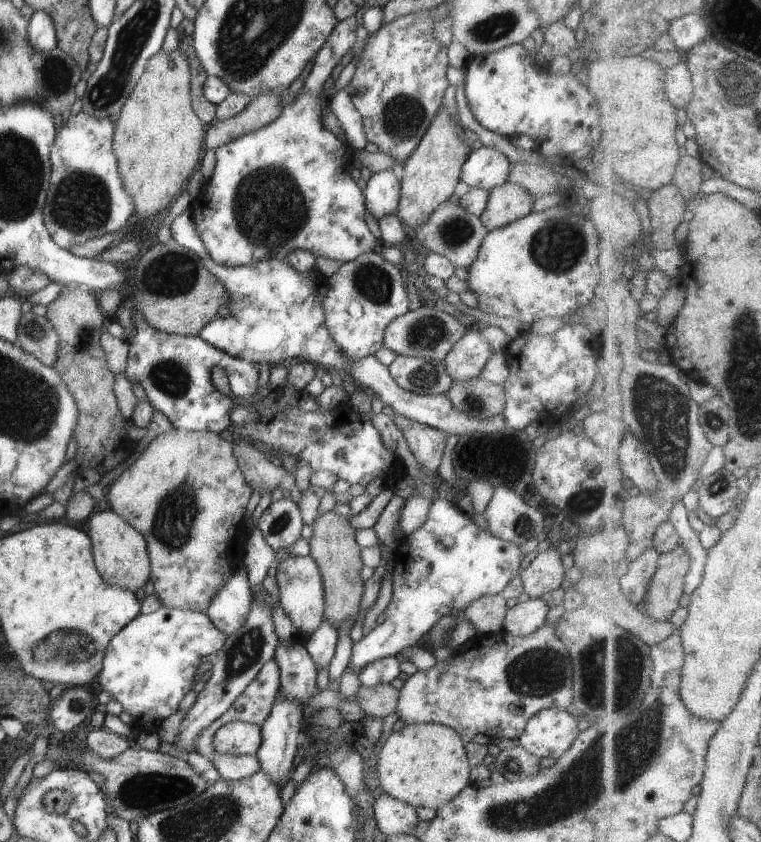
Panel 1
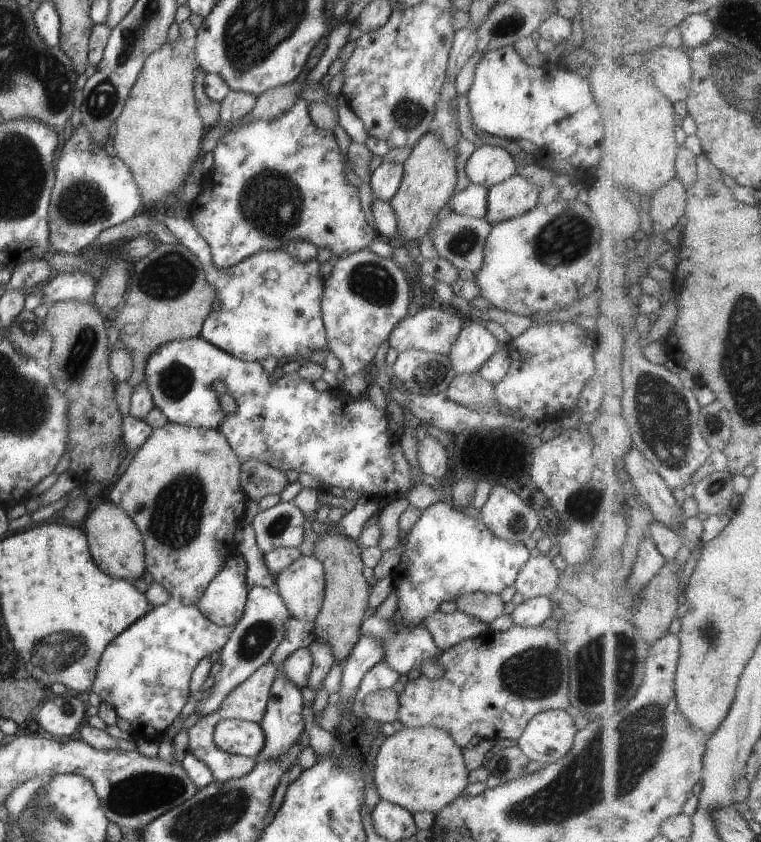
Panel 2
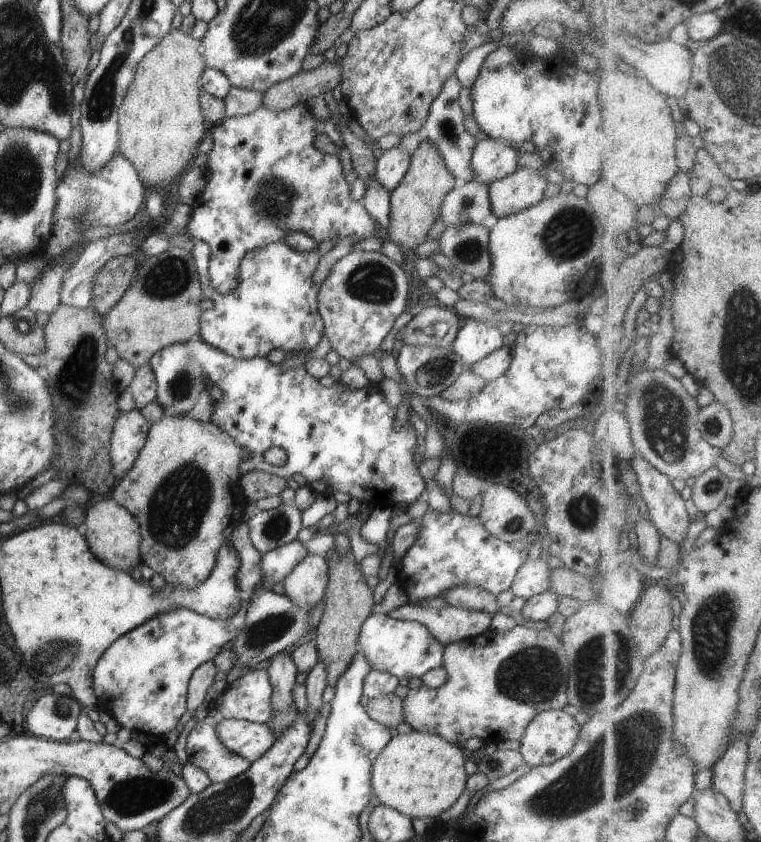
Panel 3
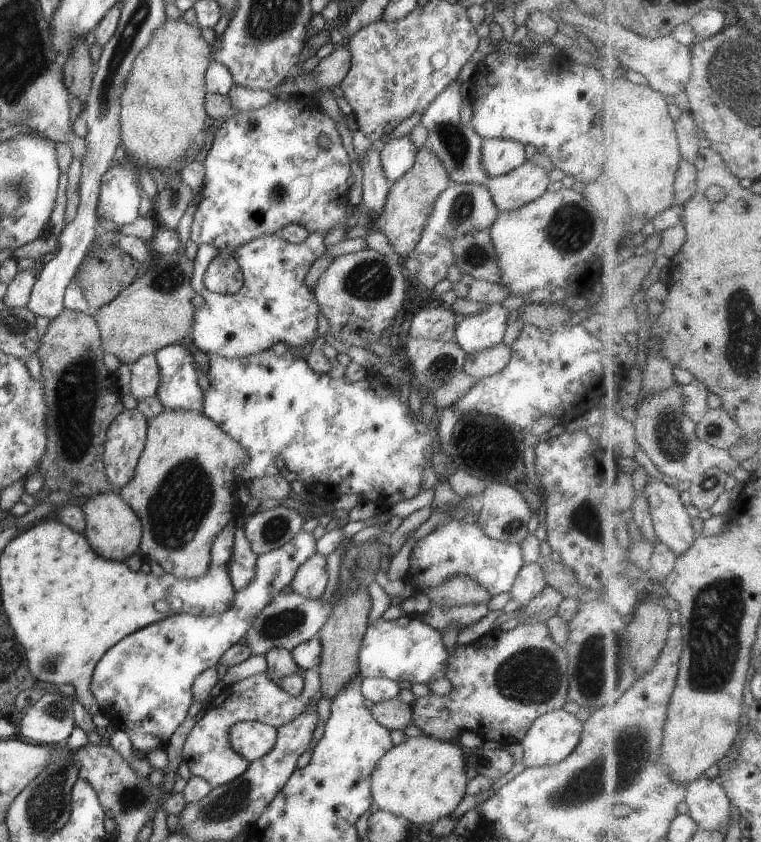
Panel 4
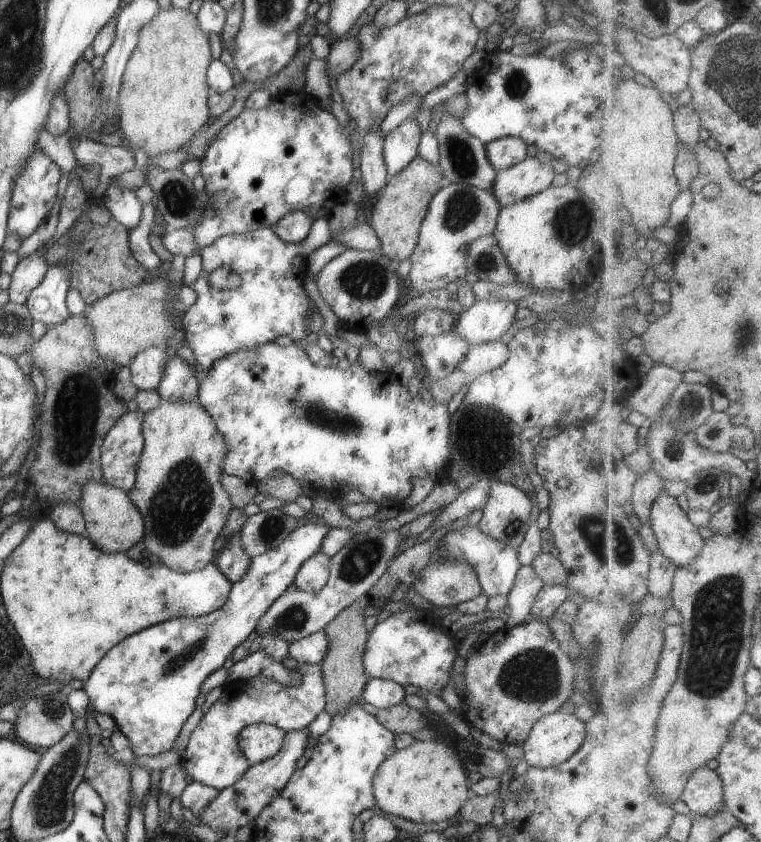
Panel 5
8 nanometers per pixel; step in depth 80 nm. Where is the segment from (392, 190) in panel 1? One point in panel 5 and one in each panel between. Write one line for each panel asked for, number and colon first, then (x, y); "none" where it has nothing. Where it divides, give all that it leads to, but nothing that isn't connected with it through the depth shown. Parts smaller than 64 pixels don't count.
2: (383, 181)
3: (389, 169)
4: (397, 156)
5: (399, 147)

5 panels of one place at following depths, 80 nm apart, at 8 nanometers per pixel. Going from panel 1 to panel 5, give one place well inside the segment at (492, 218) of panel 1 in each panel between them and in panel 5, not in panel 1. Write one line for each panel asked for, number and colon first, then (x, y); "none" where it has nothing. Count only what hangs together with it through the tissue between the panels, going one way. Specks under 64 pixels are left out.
2: (514, 196)
3: (523, 187)
4: (526, 182)
5: (529, 176)

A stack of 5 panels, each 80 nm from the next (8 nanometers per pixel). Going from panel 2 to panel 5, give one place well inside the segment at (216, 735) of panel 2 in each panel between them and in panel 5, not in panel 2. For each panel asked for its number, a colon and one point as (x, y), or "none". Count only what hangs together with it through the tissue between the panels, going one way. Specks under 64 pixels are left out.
3: (248, 739)
4: (252, 739)
5: (258, 741)

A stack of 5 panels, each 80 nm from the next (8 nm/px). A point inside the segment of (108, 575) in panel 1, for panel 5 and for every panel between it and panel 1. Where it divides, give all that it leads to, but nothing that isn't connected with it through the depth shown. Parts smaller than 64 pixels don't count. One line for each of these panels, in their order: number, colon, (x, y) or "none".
2: (116, 545)
3: (112, 534)
4: (113, 531)
5: (113, 524)

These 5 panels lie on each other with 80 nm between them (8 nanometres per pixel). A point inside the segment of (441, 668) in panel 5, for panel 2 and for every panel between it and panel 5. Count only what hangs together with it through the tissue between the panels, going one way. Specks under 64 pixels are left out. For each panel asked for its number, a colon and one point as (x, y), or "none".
2: (405, 647)
3: (404, 649)
4: (406, 649)

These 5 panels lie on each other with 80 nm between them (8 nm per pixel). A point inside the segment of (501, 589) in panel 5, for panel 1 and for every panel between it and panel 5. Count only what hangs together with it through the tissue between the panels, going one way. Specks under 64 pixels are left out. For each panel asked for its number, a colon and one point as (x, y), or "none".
1: (448, 562)
2: (446, 553)
3: (450, 549)
4: (455, 548)

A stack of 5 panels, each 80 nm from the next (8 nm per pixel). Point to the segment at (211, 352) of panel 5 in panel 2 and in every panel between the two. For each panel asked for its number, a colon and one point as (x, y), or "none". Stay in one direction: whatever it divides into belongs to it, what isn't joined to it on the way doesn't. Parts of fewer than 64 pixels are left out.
2: (269, 303)
3: (274, 304)
4: (273, 304)

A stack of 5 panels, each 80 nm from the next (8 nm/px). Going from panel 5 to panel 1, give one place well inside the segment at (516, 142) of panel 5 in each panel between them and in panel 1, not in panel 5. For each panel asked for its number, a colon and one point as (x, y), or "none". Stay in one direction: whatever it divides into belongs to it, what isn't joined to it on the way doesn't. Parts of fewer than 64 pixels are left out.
1: (484, 168)
2: (487, 165)
3: (490, 160)
4: (497, 156)

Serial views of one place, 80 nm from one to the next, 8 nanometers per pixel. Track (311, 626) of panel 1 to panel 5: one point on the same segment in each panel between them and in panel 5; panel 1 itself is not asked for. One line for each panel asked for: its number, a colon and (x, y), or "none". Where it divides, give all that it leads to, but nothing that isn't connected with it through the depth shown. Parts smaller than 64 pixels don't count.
2: (300, 585)
3: (305, 585)
4: (309, 580)
5: (312, 575)

